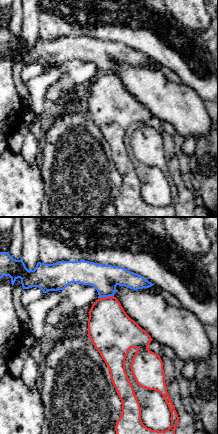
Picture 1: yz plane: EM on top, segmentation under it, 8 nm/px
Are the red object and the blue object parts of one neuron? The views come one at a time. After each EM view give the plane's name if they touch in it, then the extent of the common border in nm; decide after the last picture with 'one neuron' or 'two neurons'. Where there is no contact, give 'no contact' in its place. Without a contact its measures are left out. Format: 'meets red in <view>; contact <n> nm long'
meets red in yz; contact 120 nm long

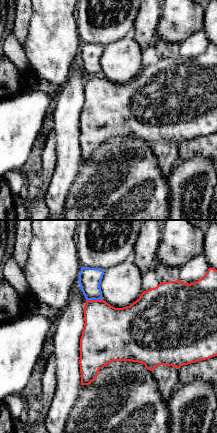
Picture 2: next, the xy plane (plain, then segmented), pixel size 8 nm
meets red in xy; contact 130 nm long

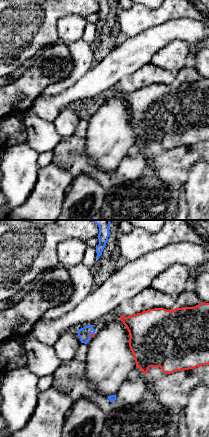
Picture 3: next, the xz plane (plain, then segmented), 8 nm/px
meets red in xz; contact 90 nm long

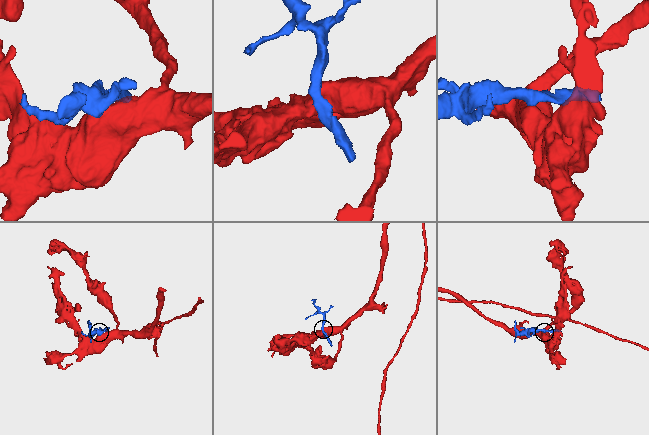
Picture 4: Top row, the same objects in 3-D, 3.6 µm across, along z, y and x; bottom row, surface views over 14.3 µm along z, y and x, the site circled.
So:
two neurons

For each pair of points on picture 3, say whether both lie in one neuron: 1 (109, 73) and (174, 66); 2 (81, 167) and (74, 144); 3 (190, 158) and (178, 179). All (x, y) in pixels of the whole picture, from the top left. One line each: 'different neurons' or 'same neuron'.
1: different neurons
2: same neuron
3: different neurons

